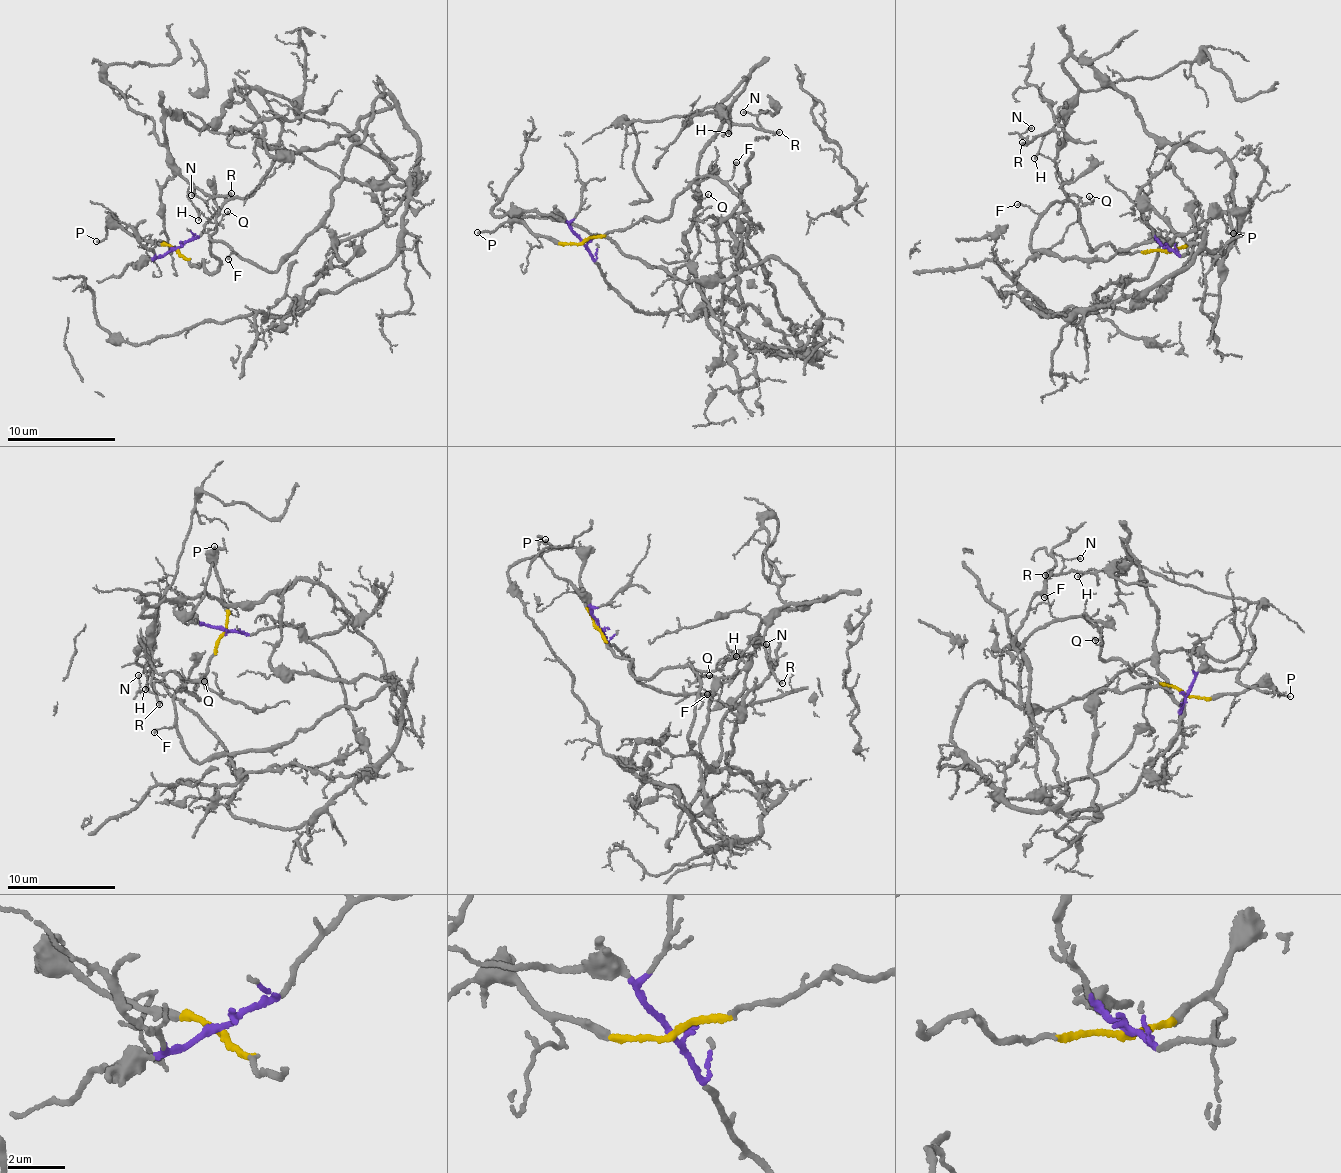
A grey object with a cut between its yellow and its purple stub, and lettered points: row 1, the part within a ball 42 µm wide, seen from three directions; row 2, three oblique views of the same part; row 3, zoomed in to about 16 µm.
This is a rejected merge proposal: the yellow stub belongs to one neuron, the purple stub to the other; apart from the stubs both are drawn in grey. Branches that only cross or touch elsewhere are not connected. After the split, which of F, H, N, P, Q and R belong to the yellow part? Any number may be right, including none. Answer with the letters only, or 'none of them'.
F, P, Q

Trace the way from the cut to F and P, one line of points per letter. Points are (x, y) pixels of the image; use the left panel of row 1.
F: (178, 250), (193, 266), (203, 263), (212, 272), (219, 263), (209, 239), (214, 239), (232, 246), (228, 259)
P: (178, 250), (137, 237), (110, 225), (107, 235), (95, 240)

